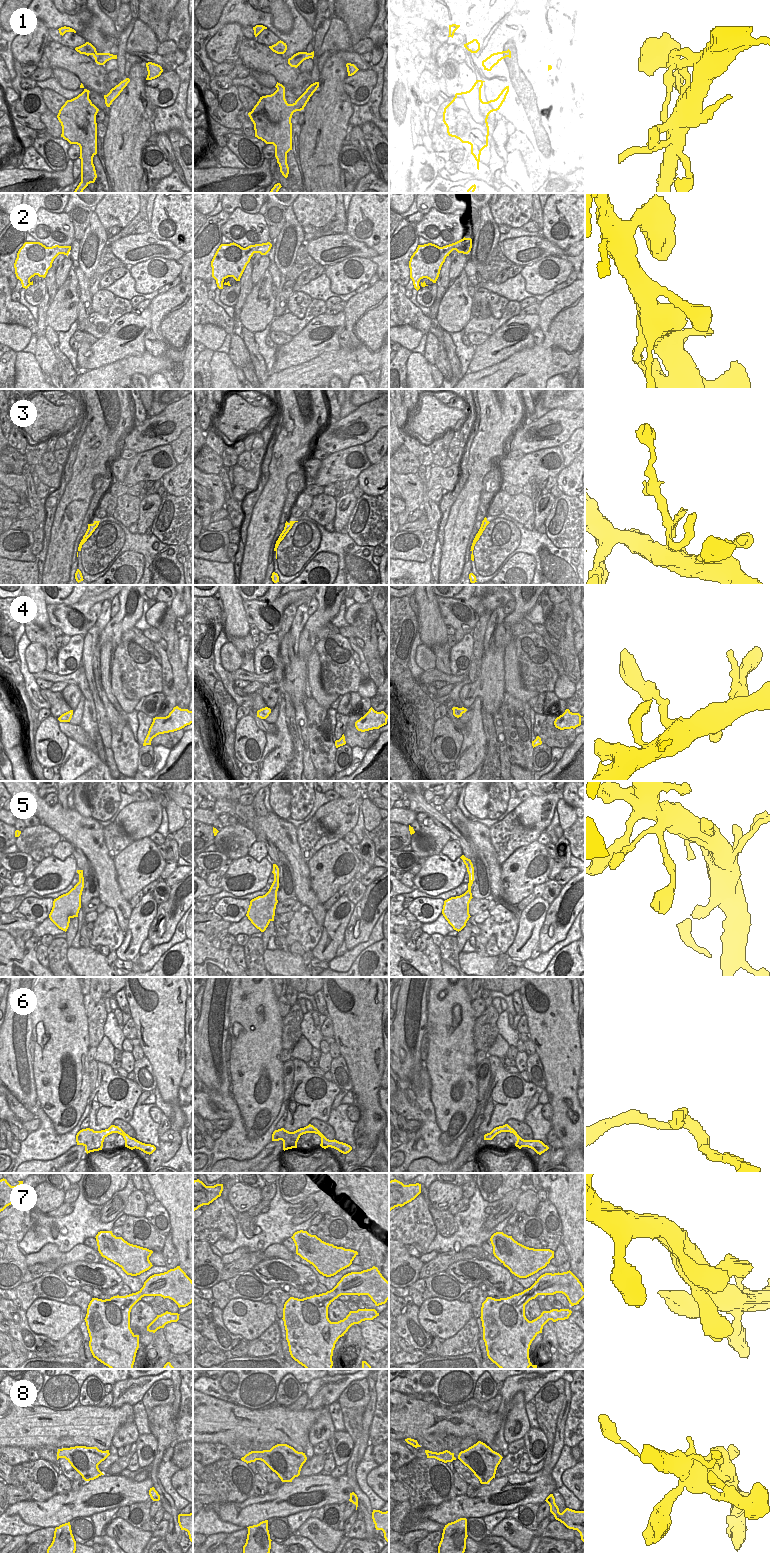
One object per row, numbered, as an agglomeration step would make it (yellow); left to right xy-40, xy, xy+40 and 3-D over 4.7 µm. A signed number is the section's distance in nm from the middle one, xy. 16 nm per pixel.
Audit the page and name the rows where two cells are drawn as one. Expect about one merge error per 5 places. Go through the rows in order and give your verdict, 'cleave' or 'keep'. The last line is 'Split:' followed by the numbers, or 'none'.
1: keep
2: keep
3: keep
4: keep
5: keep
6: keep
7: keep
8: keep
Split: none

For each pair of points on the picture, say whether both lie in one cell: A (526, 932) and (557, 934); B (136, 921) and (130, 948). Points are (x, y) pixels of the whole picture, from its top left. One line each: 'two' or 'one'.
A: two
B: one

